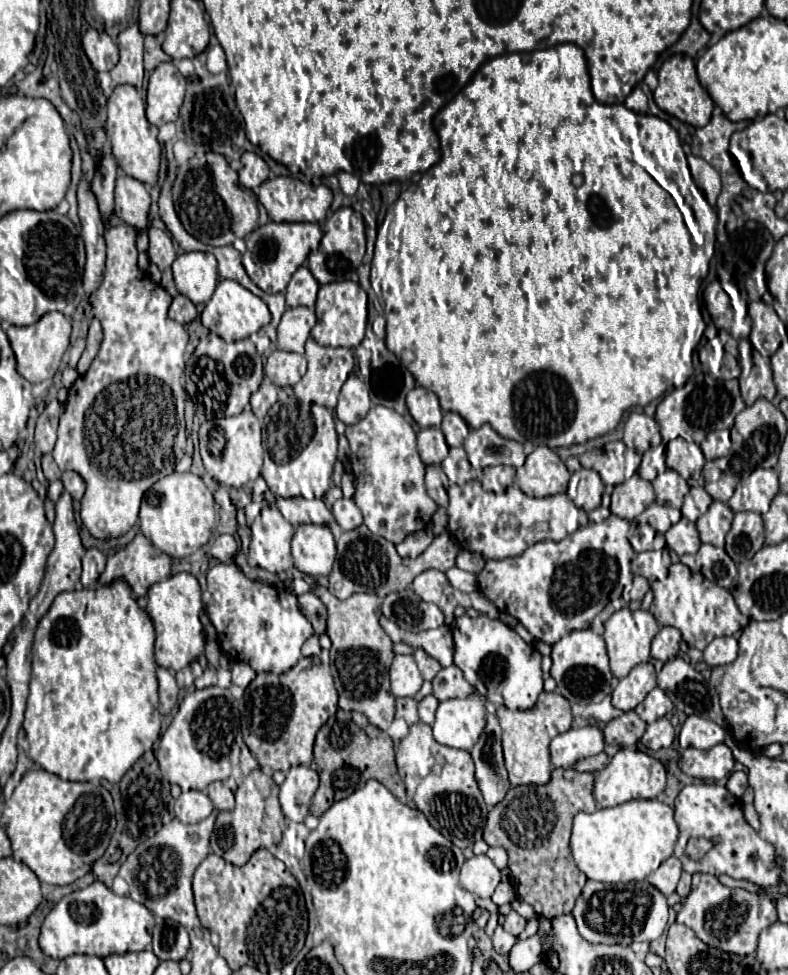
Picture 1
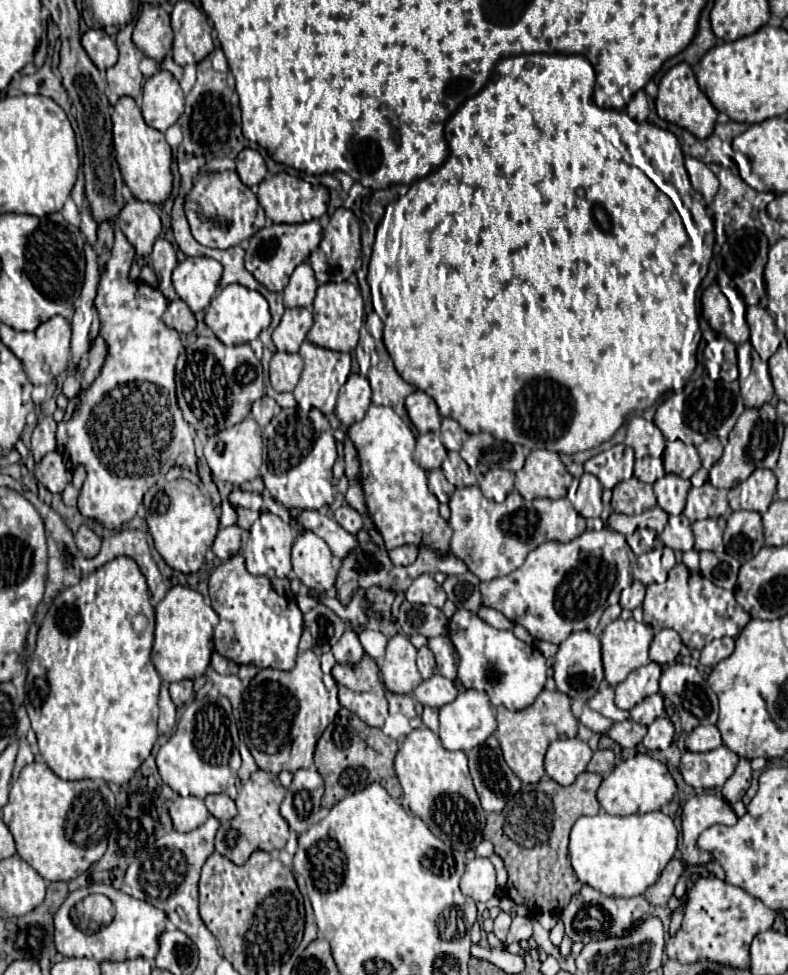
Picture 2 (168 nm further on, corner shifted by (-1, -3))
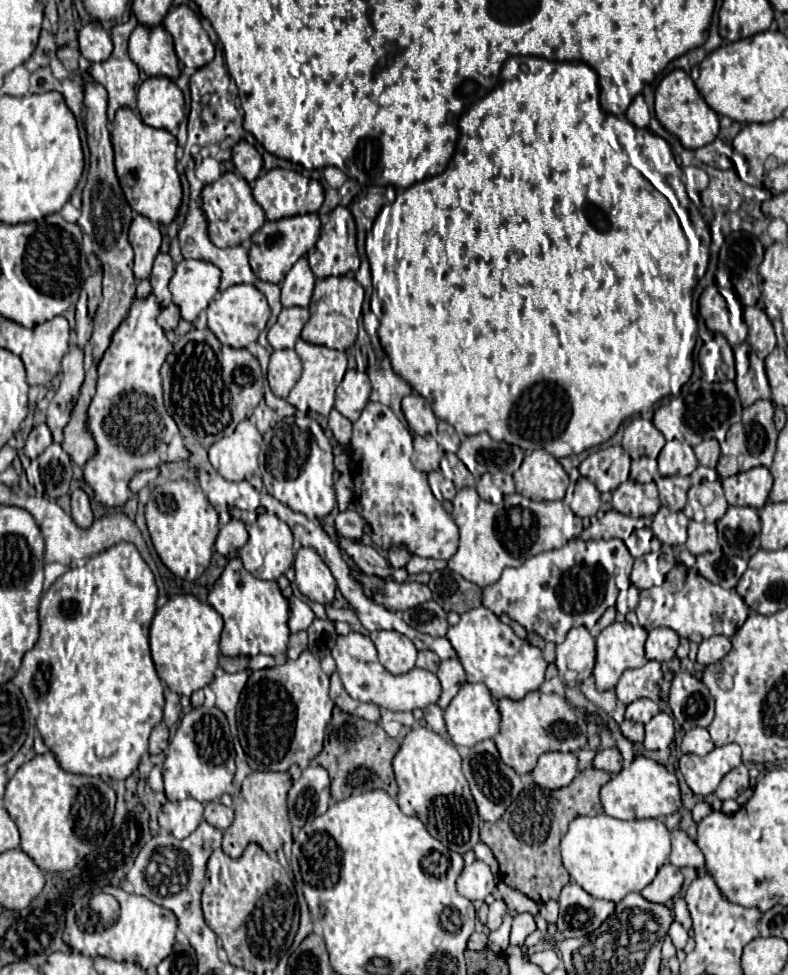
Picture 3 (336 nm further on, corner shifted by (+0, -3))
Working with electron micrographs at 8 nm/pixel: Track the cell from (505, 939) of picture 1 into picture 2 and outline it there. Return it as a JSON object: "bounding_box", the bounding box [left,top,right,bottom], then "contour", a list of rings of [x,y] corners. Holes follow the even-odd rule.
{"bounding_box":[493,912,511,942],"contour":[[[499,912],[499,916],[495,918],[495,928],[493,928],[493,932],[495,932],[495,936],[497,936],[501,942],[505,942],[505,936],[507,936],[507,932],[509,932],[509,924],[511,924],[511,916],[509,916],[507,912]]]}

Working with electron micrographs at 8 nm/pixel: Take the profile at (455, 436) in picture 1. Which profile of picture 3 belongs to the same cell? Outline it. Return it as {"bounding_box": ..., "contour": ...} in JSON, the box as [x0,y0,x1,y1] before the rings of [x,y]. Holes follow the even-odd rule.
{"bounding_box":[436,422,460,452],"contour":[[[438,422],[438,434],[436,434],[436,442],[440,444],[440,448],[444,452],[456,452],[456,448],[460,446],[460,436],[456,434],[456,430],[448,424],[448,422]]]}

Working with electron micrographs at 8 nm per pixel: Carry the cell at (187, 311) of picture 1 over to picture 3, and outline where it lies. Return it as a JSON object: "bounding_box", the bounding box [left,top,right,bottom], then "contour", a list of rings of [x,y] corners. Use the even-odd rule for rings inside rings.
{"bounding_box":[158,304,180,332],"contour":[[[170,304],[168,308],[164,308],[164,310],[160,312],[160,316],[158,316],[158,324],[160,324],[166,332],[174,330],[174,328],[178,326],[178,322],[180,322],[180,310],[178,310],[178,306],[174,306],[174,304]]]}

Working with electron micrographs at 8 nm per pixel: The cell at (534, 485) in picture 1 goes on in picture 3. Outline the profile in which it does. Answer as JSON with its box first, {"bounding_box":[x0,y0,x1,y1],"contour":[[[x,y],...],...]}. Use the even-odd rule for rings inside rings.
{"bounding_box":[514,448,568,500],"contour":[[[538,448],[514,472],[514,482],[516,492],[530,500],[562,500],[568,488],[568,474],[554,456]]]}

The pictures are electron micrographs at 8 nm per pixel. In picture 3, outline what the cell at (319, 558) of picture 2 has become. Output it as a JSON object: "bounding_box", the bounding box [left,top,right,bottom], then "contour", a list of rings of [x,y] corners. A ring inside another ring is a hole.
{"bounding_box":[296,548,336,606],"contour":[[[300,548],[296,554],[296,586],[298,590],[310,598],[312,602],[320,602],[324,606],[332,604],[336,592],[336,580],[330,568],[320,560],[320,556],[312,548]]]}

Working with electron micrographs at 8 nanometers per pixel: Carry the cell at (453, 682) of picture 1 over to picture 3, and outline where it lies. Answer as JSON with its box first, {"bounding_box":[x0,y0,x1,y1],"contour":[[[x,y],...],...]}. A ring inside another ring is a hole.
{"bounding_box":[332,632,440,712],"contour":[[[350,632],[346,636],[338,636],[336,646],[332,648],[332,658],[336,660],[336,672],[340,674],[340,680],[346,688],[346,692],[360,702],[374,702],[380,708],[392,710],[392,712],[406,712],[416,708],[426,708],[428,704],[438,702],[440,698],[440,682],[434,672],[428,672],[424,668],[412,668],[406,674],[390,674],[380,662],[374,648],[374,642],[366,634]]]}

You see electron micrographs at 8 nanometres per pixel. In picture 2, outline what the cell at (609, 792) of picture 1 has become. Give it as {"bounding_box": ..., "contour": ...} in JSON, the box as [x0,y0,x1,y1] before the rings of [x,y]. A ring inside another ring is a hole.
{"bounding_box":[597,754,677,816],"contour":[[[635,754],[633,758],[621,760],[611,770],[611,774],[603,778],[597,790],[597,800],[601,808],[605,808],[609,814],[629,816],[629,814],[645,814],[645,812],[661,810],[665,804],[671,802],[675,792],[677,792],[675,780],[671,778],[665,764],[661,764],[659,760],[647,754]]]}

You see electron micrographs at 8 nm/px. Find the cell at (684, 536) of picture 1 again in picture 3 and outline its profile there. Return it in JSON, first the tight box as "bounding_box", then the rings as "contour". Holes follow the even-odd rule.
{"bounding_box":[652,506,688,546],"contour":[[[662,506],[652,520],[654,526],[654,536],[662,544],[670,546],[682,546],[686,542],[686,528],[688,528],[688,518],[684,512],[672,512],[666,506]]]}

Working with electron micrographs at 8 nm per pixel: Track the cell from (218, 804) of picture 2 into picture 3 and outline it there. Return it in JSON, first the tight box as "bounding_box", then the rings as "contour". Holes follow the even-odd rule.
{"bounding_box":[204,802,234,830],"contour":[[[206,802],[204,804],[204,818],[214,828],[226,830],[234,820],[234,812],[232,812],[232,808],[228,808],[228,806],[220,804],[220,802]]]}

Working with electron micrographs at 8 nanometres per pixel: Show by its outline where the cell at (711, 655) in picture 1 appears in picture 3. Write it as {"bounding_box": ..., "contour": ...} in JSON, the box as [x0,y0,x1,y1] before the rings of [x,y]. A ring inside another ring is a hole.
{"bounding_box":[698,636,730,666],"contour":[[[710,636],[706,640],[700,642],[698,646],[698,664],[708,666],[718,662],[720,658],[724,658],[730,652],[730,638],[726,636]]]}

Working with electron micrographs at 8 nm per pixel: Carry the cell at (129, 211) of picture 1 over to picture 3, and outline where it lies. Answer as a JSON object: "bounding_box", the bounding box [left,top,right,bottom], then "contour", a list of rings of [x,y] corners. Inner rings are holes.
{"bounding_box":[128,216,162,280],"contour":[[[136,216],[128,240],[134,248],[134,276],[136,280],[144,280],[152,272],[152,262],[162,246],[162,234],[156,224],[152,224],[144,216]]]}

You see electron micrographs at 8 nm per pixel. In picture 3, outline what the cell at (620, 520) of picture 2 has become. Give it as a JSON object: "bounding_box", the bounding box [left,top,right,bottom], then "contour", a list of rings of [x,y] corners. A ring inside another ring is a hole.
{"bounding_box":[580,510,653,540],"contour":[[[610,510],[610,512],[604,514],[604,518],[592,518],[590,526],[584,529],[584,532],[580,534],[580,538],[582,540],[610,540],[611,538],[626,540],[632,534],[634,528],[650,527],[652,520],[653,516],[634,520],[632,516],[626,516],[626,514],[620,514],[616,510]]]}

